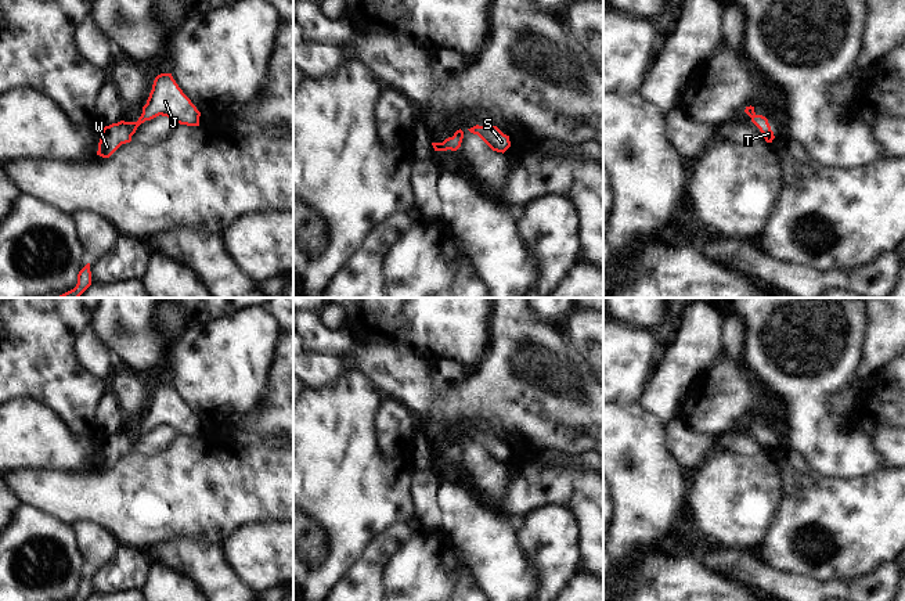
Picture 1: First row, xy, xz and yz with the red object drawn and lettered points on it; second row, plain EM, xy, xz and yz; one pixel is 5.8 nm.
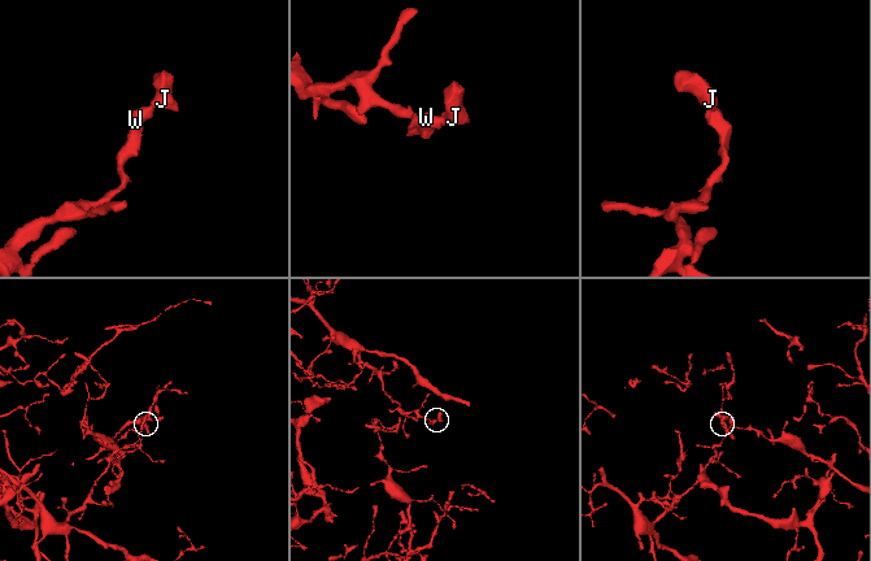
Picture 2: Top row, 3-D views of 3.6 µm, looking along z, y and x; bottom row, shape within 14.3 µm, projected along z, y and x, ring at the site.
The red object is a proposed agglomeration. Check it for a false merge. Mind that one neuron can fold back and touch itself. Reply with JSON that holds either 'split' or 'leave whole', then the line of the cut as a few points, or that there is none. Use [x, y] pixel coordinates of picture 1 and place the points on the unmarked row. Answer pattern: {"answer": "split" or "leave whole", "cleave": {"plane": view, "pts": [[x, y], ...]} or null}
{"answer": "leave whole", "cleave": null}

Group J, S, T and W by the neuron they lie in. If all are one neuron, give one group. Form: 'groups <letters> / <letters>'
groups J S T W

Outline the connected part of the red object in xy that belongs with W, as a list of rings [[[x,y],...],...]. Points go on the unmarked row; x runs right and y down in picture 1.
[[[161,384],[155,388],[137,432],[120,431],[102,438],[97,465],[109,468],[122,454],[131,451],[131,446],[141,433],[159,425],[167,427],[180,435],[199,436],[201,422],[183,403],[172,384]]]

